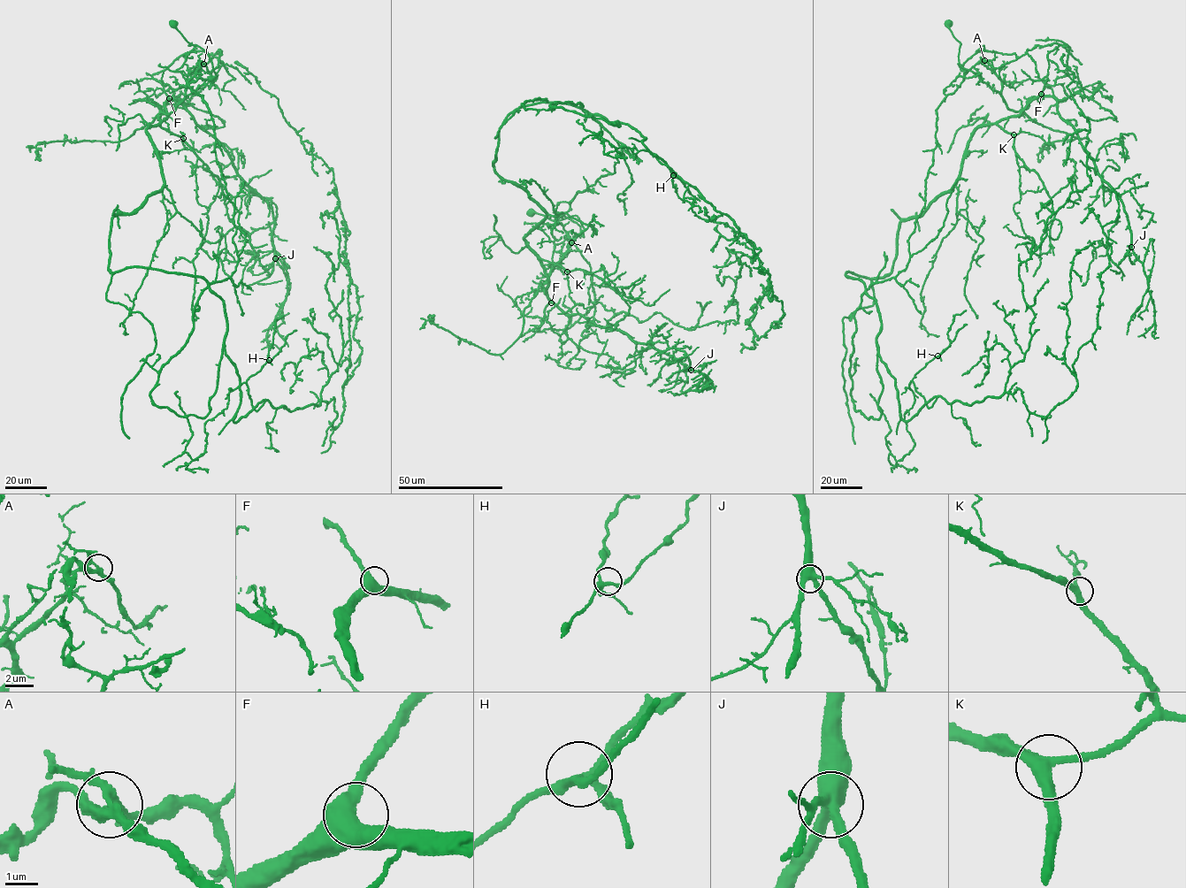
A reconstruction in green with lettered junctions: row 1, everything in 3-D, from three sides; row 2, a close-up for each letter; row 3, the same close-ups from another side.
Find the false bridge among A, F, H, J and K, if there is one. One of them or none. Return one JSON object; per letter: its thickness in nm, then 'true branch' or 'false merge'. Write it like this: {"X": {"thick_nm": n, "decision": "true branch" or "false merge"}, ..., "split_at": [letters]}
{"A": {"thick_nm": 280, "decision": "false merge"}, "F": {"thick_nm": 460, "decision": "true branch"}, "H": {"thick_nm": 280, "decision": "true branch"}, "J": {"thick_nm": 480, "decision": "true branch"}, "K": {"thick_nm": 360, "decision": "true branch"}, "split_at": ["A"]}

